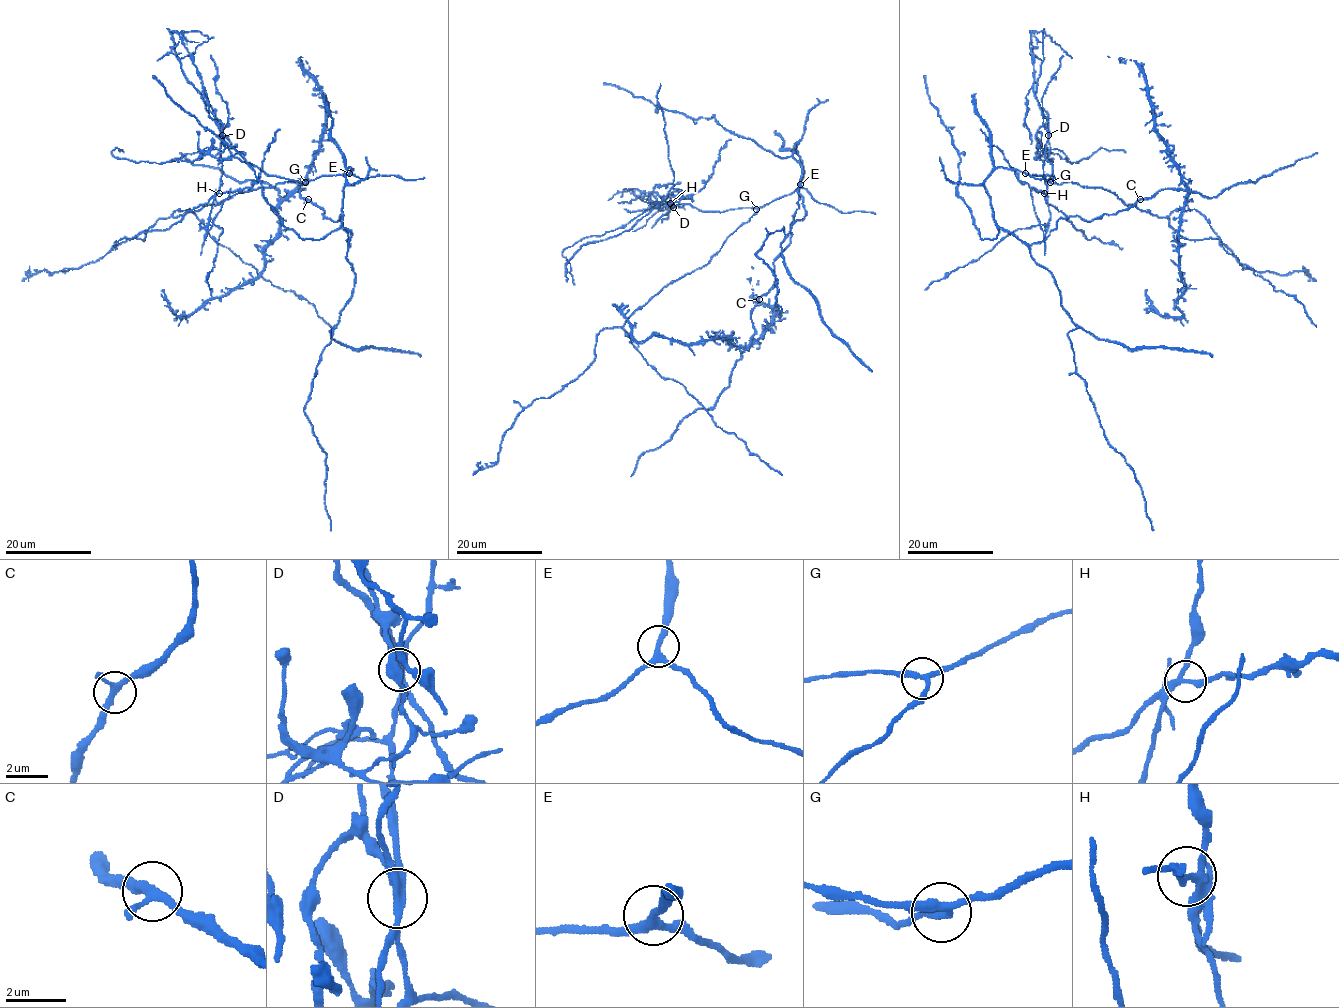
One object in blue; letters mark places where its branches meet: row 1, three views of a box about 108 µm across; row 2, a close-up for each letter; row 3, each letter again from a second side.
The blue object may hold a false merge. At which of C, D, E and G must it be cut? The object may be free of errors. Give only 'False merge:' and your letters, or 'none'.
False merge: D

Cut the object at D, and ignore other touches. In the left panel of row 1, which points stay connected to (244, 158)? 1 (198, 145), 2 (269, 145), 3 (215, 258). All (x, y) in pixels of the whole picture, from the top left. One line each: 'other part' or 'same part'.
1: other part
2: other part
3: other part

